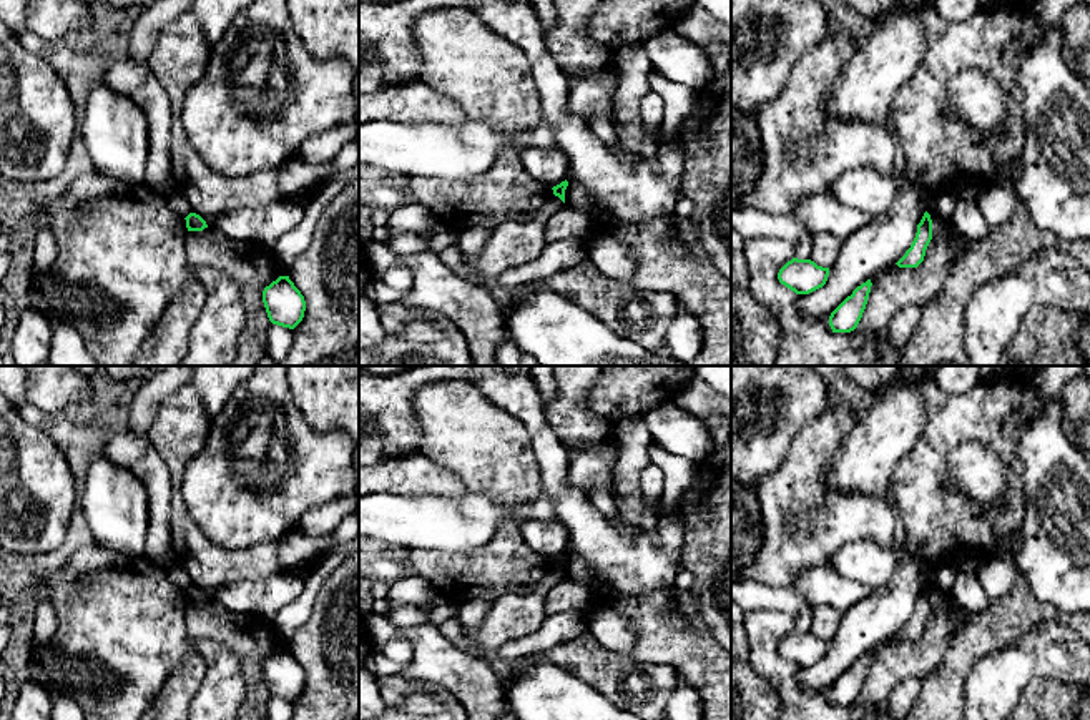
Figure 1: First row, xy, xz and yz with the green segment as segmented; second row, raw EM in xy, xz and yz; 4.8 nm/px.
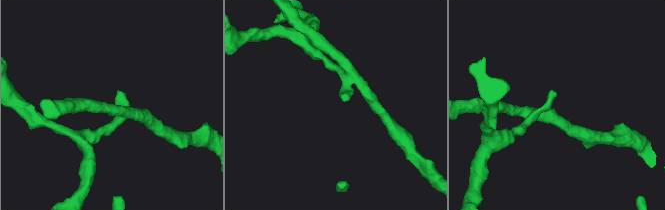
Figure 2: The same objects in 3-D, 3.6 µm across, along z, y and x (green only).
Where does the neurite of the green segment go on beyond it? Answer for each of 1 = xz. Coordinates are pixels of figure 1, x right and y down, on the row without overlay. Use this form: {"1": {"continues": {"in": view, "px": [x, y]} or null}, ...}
{"1": {"continues": null}}

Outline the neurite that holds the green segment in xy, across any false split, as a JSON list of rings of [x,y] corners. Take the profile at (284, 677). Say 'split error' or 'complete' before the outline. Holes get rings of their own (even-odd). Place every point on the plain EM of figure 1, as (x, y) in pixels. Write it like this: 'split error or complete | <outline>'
complete | [[[279,648],[263,663],[263,675],[272,697],[294,702],[304,690],[306,673],[289,648]]]

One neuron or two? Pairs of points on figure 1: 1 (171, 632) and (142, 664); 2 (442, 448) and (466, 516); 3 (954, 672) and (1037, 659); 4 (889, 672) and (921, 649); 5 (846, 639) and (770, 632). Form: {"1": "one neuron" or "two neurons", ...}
{"1": "one neuron", "2": "two neurons", "3": "two neurons", "4": "one neuron", "5": "two neurons"}

